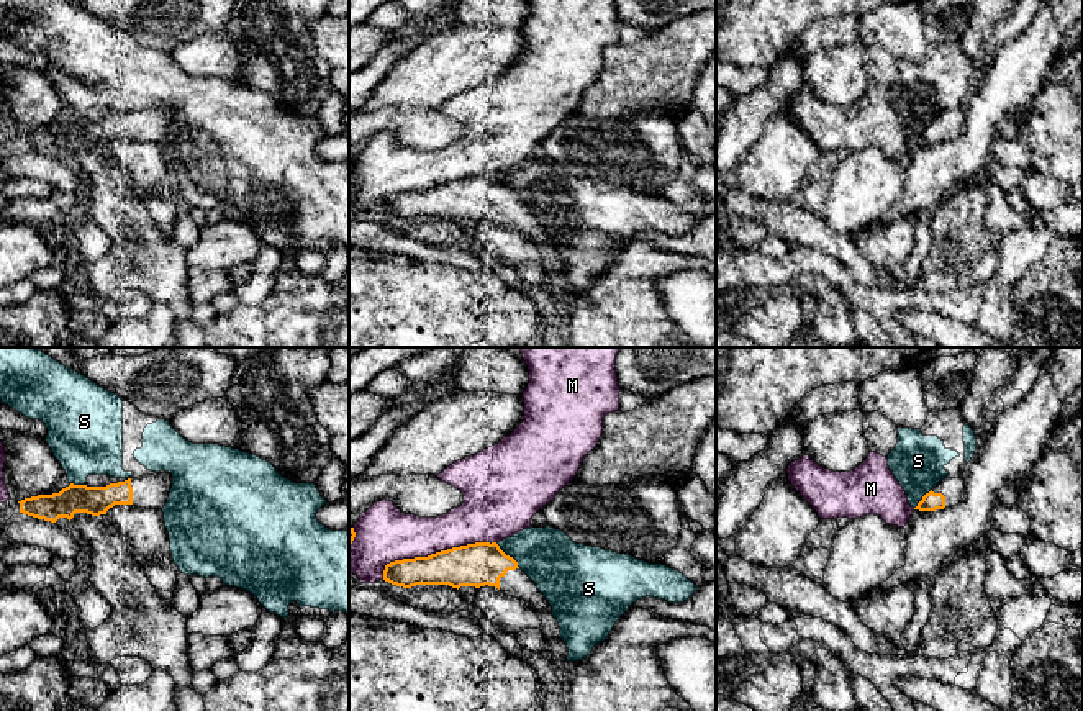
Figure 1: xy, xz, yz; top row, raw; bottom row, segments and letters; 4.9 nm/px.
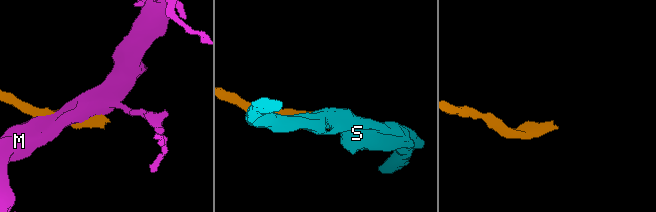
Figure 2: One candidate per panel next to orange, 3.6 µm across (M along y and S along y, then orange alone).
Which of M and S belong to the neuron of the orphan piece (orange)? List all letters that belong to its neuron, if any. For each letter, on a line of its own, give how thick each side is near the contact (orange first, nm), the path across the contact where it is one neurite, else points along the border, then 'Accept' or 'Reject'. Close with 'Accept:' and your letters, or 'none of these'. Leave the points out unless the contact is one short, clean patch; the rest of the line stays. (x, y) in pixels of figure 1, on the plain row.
M: Thickness 220 nm (orange) against 280 nm. Reject
S: Thickness 220 nm (orange) against 280 nm. Reject
Accept: none of these

